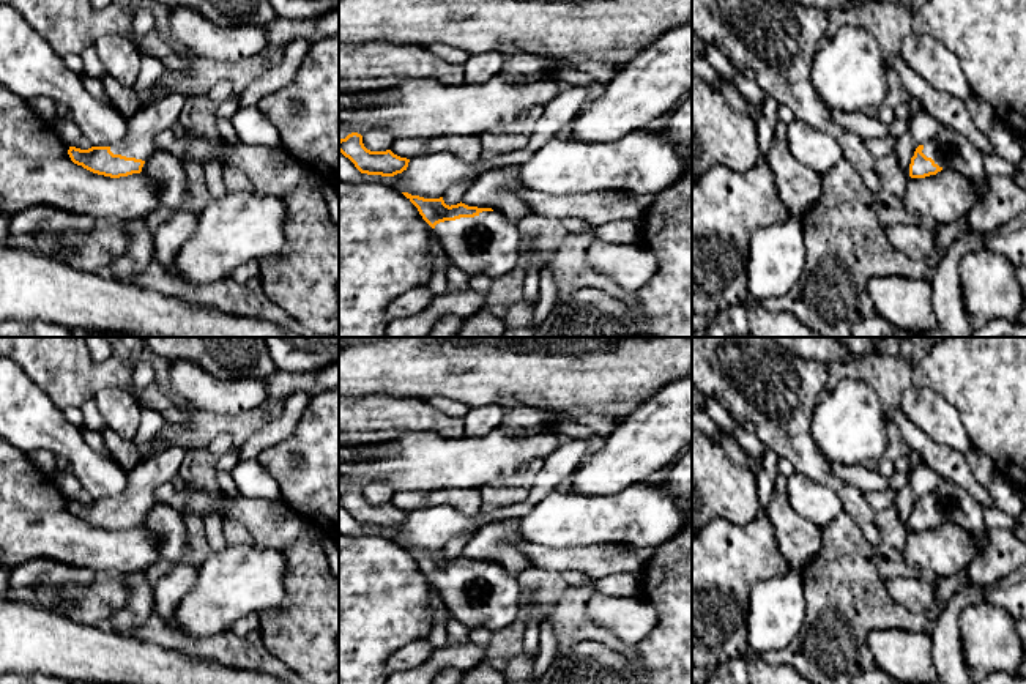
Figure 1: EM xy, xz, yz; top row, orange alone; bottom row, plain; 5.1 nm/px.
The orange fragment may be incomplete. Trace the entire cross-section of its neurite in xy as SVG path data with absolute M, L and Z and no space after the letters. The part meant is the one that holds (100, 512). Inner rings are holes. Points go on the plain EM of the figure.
M172 446L140 462L128 473L125 490L107 500L80 503L69 500L71 514L84 522L120 531L140 526L158 503L156 490L170 482L186 459L186 449Z

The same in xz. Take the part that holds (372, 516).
M358 485L339 493L339 504L348 511L361 526L394 530L407 523L410 512L394 507L391 503L370 504Z

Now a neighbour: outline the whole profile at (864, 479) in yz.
M829 462L829 467L837 478L854 485L864 495L868 492L881 492L889 489L887 478L865 467L845 467L832 462Z

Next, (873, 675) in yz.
M870 667L862 675L851 678L851 684L895 684L881 668Z

